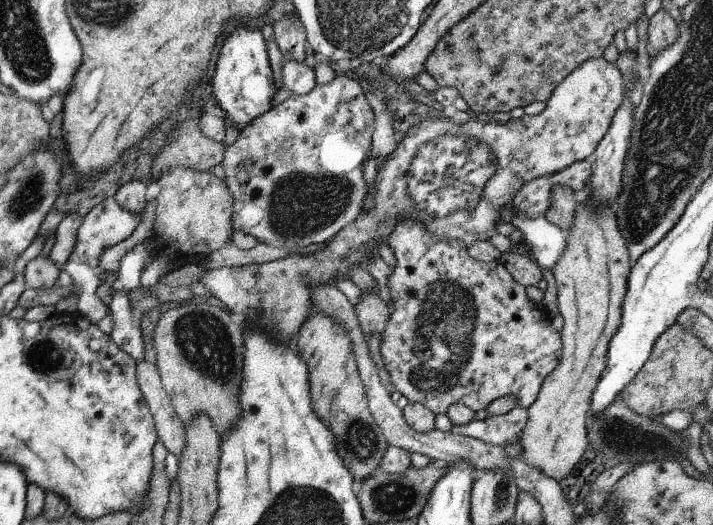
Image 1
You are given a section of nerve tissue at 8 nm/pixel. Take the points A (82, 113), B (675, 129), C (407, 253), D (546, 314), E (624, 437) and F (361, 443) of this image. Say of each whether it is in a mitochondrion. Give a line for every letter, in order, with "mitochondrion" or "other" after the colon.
A: other
B: mitochondrion
C: other
D: other
E: mitochondrion
F: mitochondrion

